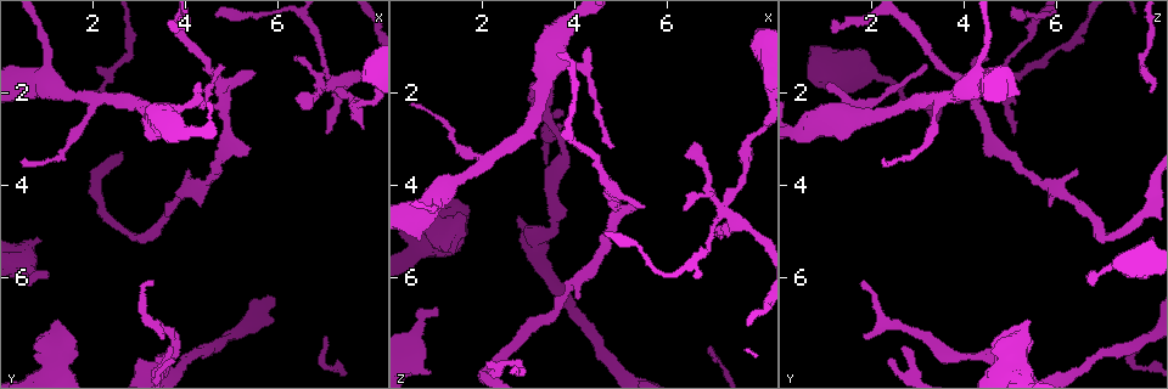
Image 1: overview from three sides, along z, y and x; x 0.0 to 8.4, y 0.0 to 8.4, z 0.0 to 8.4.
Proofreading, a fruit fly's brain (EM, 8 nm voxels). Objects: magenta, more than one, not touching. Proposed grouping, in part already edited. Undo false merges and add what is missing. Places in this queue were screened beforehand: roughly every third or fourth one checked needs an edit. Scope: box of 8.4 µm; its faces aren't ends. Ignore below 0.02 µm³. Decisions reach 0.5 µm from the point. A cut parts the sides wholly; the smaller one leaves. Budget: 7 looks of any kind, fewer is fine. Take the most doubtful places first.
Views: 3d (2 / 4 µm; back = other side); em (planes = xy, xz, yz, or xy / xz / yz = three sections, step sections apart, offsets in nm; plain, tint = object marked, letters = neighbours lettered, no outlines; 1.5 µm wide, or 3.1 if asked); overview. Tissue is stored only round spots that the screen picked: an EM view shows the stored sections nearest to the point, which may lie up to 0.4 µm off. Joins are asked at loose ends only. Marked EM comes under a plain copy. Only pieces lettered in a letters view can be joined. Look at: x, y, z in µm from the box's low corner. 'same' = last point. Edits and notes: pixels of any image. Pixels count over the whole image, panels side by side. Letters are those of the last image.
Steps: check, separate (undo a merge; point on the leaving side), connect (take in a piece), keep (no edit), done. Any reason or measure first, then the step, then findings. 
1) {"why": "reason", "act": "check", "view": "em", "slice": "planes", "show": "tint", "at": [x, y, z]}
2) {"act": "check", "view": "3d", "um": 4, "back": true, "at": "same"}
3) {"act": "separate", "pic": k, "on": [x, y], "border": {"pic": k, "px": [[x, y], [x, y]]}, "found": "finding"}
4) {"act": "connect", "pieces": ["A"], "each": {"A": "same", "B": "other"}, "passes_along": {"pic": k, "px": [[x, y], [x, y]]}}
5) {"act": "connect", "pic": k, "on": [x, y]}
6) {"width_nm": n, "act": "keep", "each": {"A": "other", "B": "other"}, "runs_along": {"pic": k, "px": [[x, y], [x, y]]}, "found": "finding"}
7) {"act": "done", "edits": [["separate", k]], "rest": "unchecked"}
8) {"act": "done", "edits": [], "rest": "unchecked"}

{"why": "narrows sharply", "act": "check", "view": "3d", "um": 2, "at": [7.20, 1.85, 4.55]}

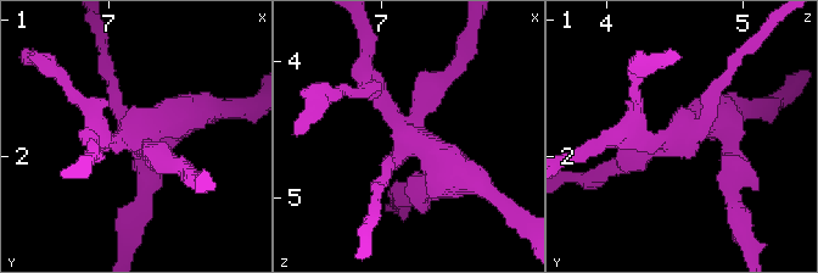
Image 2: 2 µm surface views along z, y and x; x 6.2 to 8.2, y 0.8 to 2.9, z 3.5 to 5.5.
{"act": "check", "view": "em", "um": 3.1, "slice": "xy", "step": 8, "show": "tint", "at": [7.22, 1.84, 4.54]}

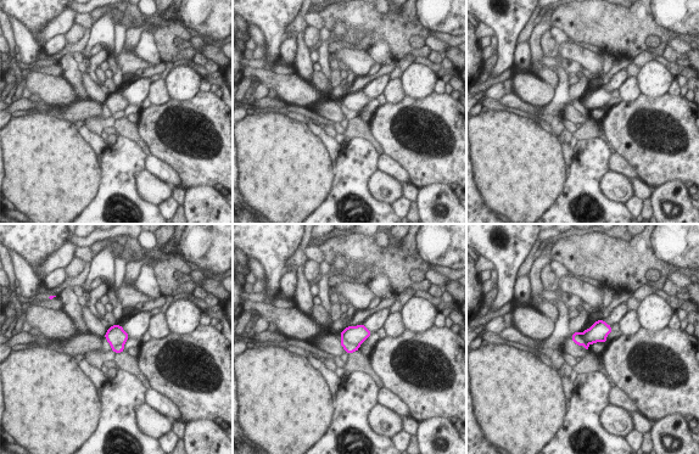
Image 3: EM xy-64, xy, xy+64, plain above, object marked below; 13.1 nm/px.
{"why": "another direction", "act": "check", "view": "em", "um": 3.1, "slice": "planes", "show": "letters", "at": "same"}

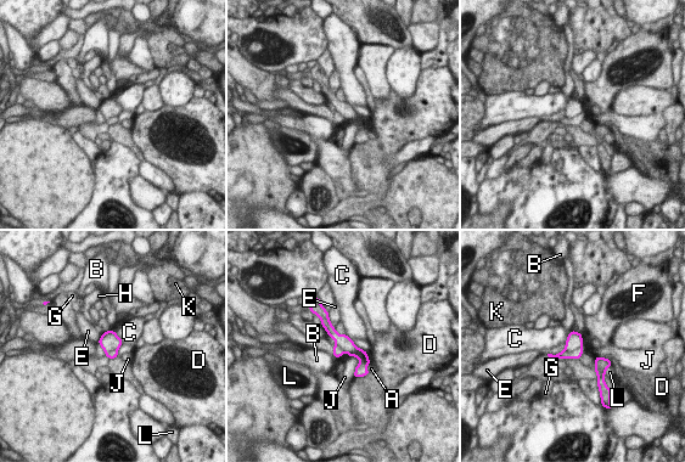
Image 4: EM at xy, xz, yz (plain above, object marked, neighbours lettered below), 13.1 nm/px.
{"width_nm": 220, "longest_contact_nm": ["J", 300], "act": "separate", "pic": 4, "on": [574, 342], "each": {"A": "other", "B": "other", "C": "other", "D": "other", "E": "other", "F": "other", "G": "other", "H": "other", "J": "other", "K": "other", "L": "other"}, "found": "a second neuron is stuck on"}

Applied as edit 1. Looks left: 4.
{"act": "check", "view": "3d", "um": 2, "at": [1.05, 5.95, 6.60]}

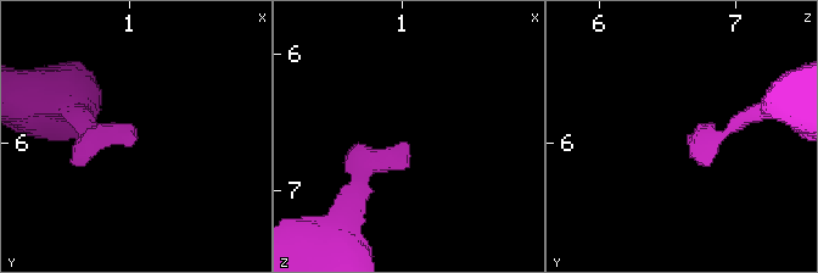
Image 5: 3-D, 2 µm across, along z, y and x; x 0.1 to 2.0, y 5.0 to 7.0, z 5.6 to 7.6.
{"why": "shape alone is not enough", "act": "check", "view": "em", "slice": "planes", "show": "letters", "at": [1.02, 5.96, 6.66]}

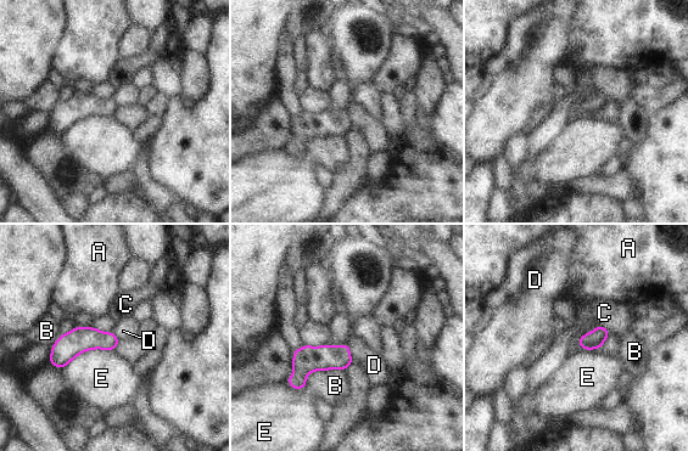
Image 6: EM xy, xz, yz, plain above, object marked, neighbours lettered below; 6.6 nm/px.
{"act": "keep", "each": {"A": "other", "B": "other", "C": "other", "D": "other", "E": "other"}, "found": "no lettered piece goes on from it"}

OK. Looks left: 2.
{"act": "check", "view": "em", "slice": "planes", "show": "tint", "at": [0.80, 0.60, 4.60]}

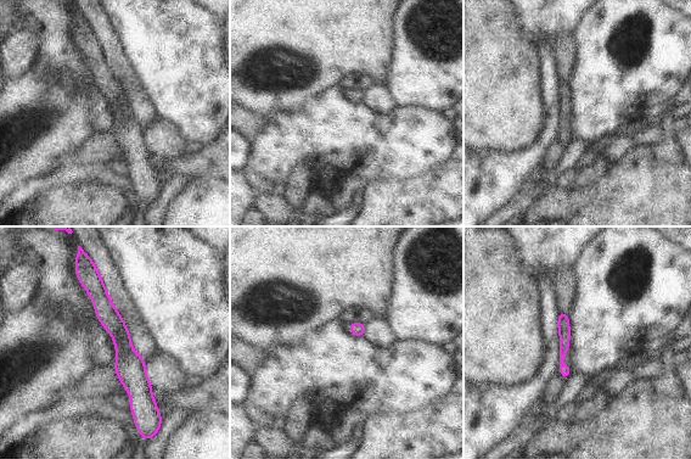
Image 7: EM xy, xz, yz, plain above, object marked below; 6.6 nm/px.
{"why": "what lies round it", "act": "check", "view": "em", "slice": "planes", "show": "letters", "at": "same"}

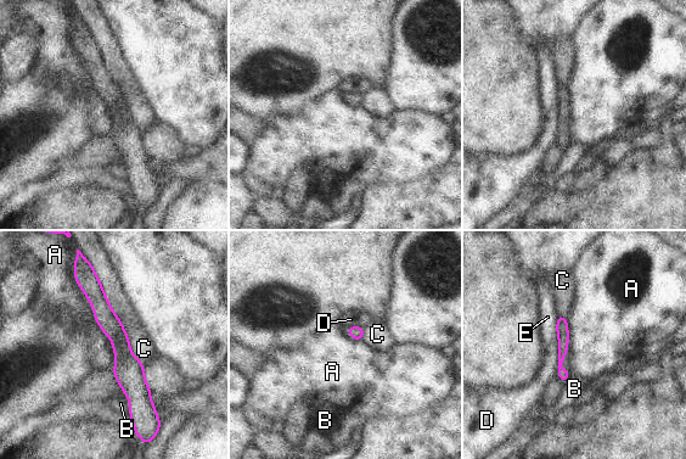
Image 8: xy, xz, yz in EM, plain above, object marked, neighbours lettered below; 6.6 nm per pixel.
{"width_nm": 80, "act": "keep", "each": {"A": "other", "B": "other", "C": "other", "D": "other", "E": "other"}, "border": {"pic": 8, "px": [[73, 274], [111, 342], [112, 370]]}, "found": "continuous, no second neuron"}

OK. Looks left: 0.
{"act": "done", "edits": [["separate", 4]], "rest": "unchecked"}

